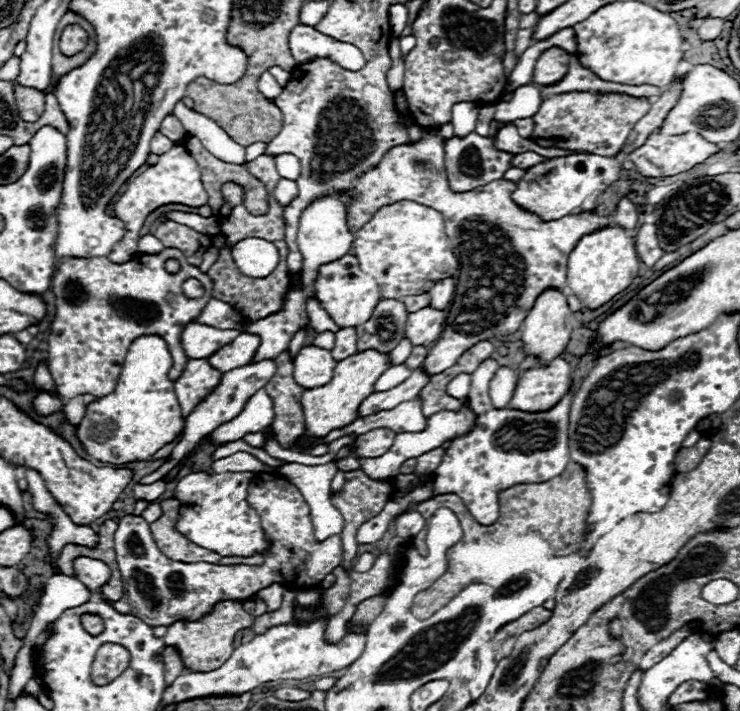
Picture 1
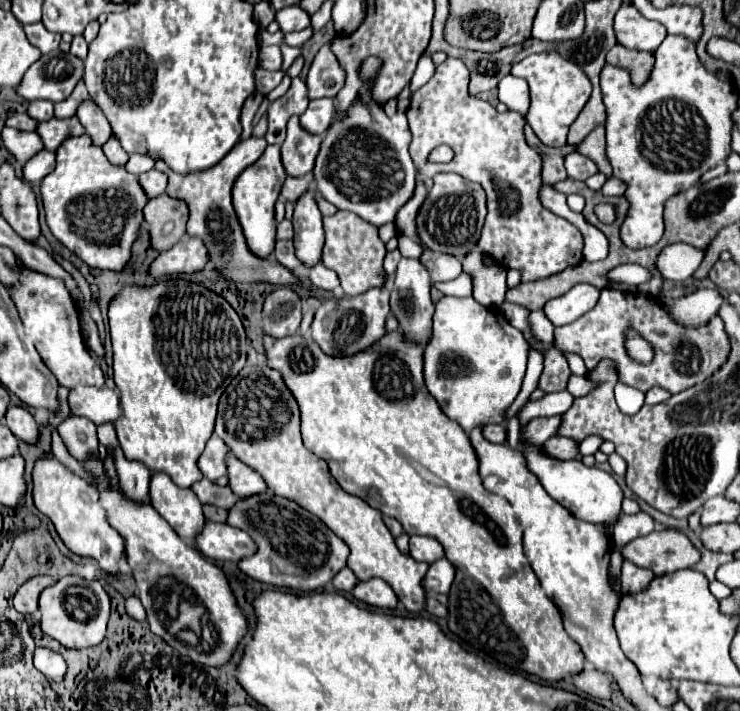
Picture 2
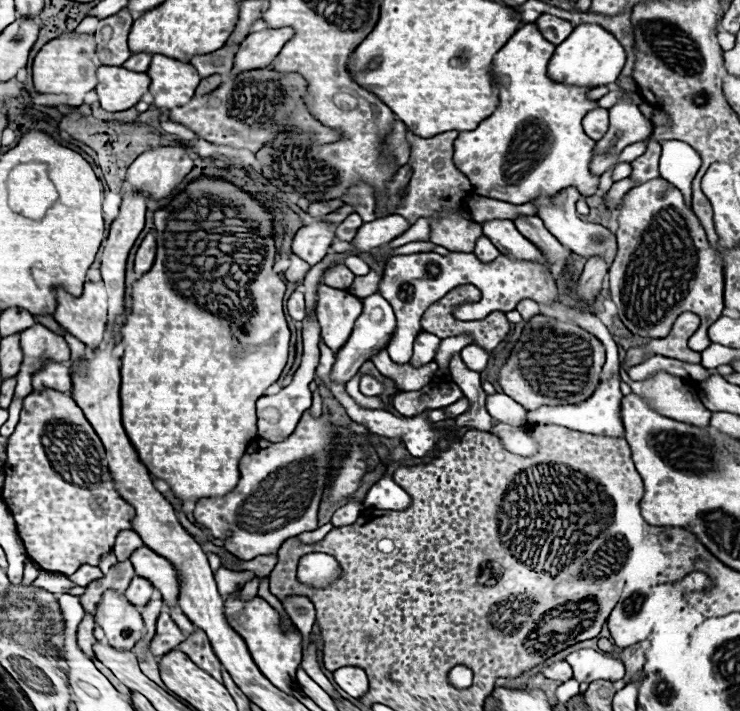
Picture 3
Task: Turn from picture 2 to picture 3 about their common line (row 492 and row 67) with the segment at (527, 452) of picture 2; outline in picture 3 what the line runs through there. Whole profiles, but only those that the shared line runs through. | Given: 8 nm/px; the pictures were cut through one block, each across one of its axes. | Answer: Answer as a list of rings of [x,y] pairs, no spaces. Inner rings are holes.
[[[580,24],[562,44],[556,46],[556,52],[548,64],[548,76],[564,84],[604,86],[616,82],[620,70],[624,68],[624,62],[626,52],[614,34],[604,30],[600,24]]]

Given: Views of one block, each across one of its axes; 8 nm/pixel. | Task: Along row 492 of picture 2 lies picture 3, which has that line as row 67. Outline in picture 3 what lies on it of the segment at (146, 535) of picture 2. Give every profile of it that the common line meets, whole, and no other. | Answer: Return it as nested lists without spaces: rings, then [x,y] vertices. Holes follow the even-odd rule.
[[[100,66],[98,68],[98,98],[100,106],[108,112],[122,112],[140,102],[148,92],[148,74],[132,72],[122,66]]]

